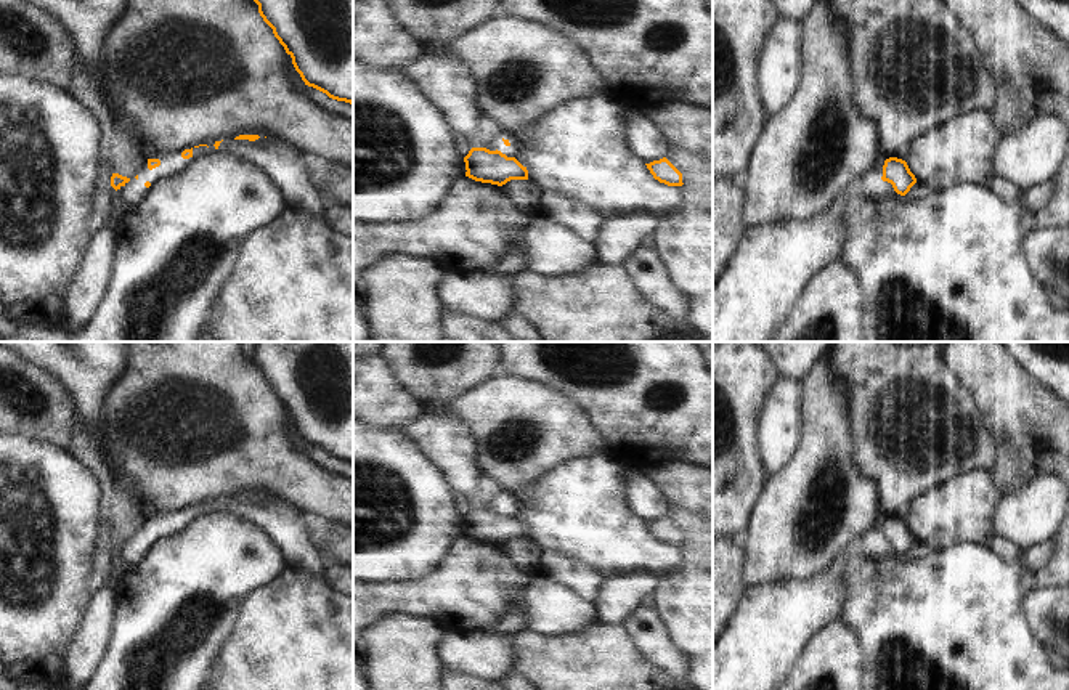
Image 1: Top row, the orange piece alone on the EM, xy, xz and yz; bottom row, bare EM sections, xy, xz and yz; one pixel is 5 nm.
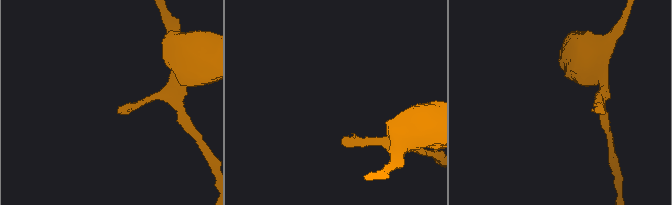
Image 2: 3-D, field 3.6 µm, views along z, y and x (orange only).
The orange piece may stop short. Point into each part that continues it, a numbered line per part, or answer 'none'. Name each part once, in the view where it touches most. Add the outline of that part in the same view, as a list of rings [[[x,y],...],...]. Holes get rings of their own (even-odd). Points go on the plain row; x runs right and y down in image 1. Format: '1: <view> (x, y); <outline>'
none

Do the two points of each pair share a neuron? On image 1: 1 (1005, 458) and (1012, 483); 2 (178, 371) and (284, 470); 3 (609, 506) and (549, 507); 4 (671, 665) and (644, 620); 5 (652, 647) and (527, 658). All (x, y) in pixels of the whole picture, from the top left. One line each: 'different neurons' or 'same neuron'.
1: same neuron
2: same neuron
3: same neuron
4: same neuron
5: different neurons

